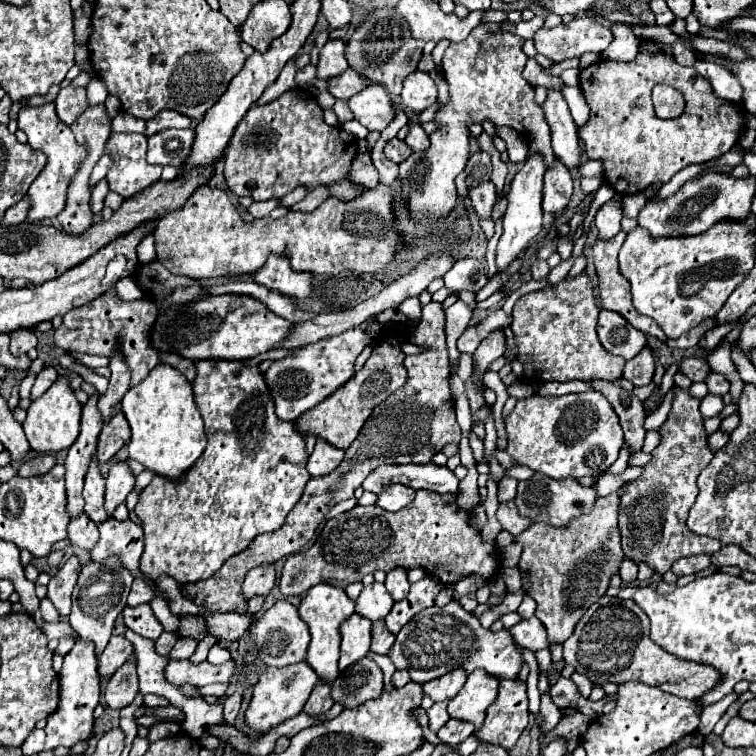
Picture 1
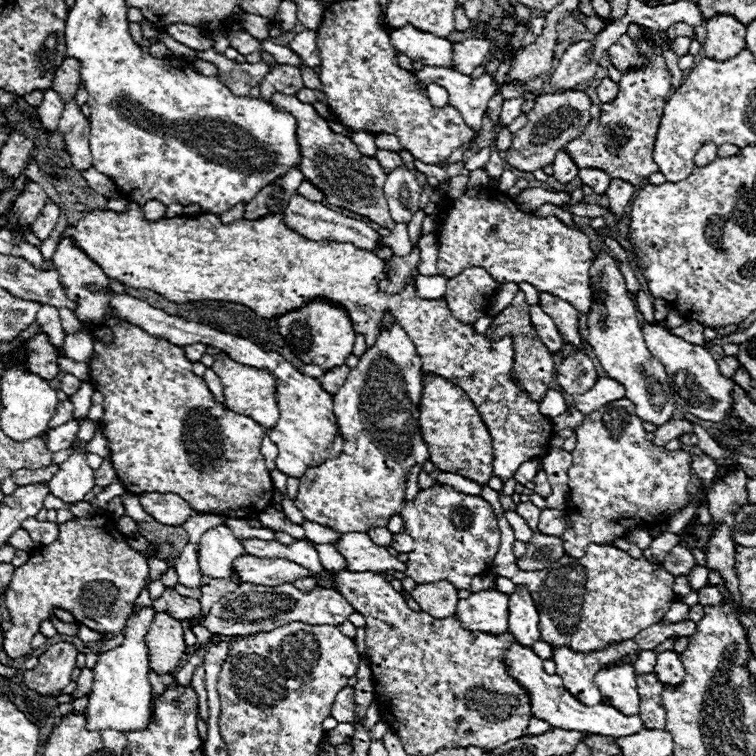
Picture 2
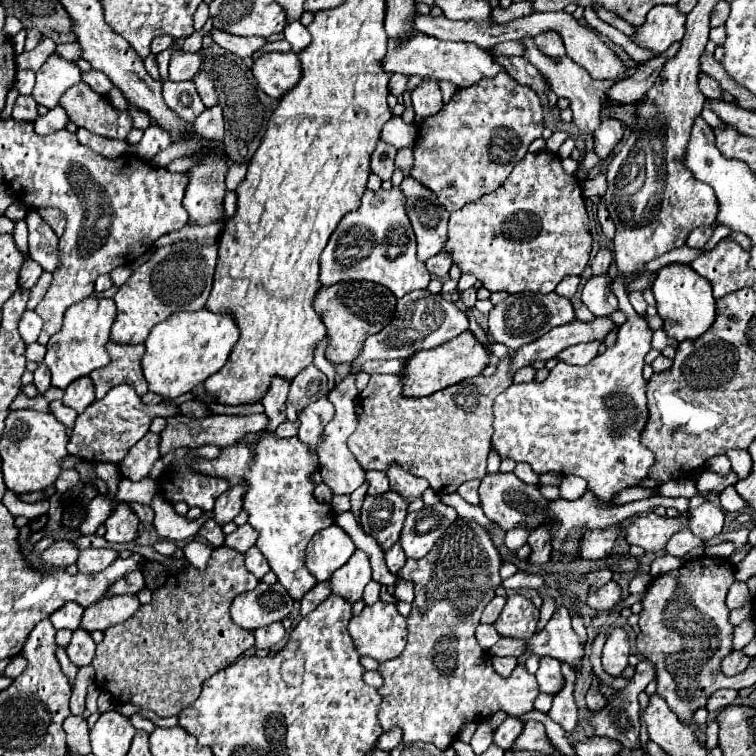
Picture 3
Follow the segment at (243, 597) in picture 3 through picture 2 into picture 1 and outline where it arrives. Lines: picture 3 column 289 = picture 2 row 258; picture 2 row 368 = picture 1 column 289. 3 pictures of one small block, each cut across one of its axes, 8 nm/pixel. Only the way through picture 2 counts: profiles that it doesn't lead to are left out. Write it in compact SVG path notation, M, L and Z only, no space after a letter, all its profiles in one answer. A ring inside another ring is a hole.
M286 600L276 602L264 616L260 622L256 622L252 626L252 638L258 650L258 656L268 664L268 666L288 666L288 664L296 664L302 662L310 644L310 632L306 622L300 618L298 608L292 606Z

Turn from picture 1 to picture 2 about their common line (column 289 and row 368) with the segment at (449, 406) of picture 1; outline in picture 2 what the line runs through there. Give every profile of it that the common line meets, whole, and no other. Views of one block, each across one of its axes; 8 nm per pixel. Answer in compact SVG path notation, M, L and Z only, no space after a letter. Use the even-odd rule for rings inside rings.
M516 292L512 304L508 308L504 308L500 314L494 316L490 328L486 330L488 338L502 338L502 336L510 336L514 342L514 376L518 378L518 382L522 382L522 388L536 400L542 402L542 398L546 396L550 384L554 382L556 376L556 364L552 354L548 352L548 348L542 344L542 340L538 338L534 324L530 320L530 304L526 302L524 292Z

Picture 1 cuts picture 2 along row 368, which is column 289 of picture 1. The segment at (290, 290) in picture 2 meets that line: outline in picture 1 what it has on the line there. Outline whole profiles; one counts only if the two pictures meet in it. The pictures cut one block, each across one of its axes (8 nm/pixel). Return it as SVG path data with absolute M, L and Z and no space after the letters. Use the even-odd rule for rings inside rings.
M200 360L196 362L196 370L194 402L206 422L208 436L204 456L198 458L182 482L166 482L166 478L154 476L134 508L144 530L142 574L154 582L166 574L180 586L210 578L230 556L246 550L258 534L278 530L312 478L306 470L304 438L294 430L292 422L276 418L270 390L256 366L248 368L244 362L228 360Z

